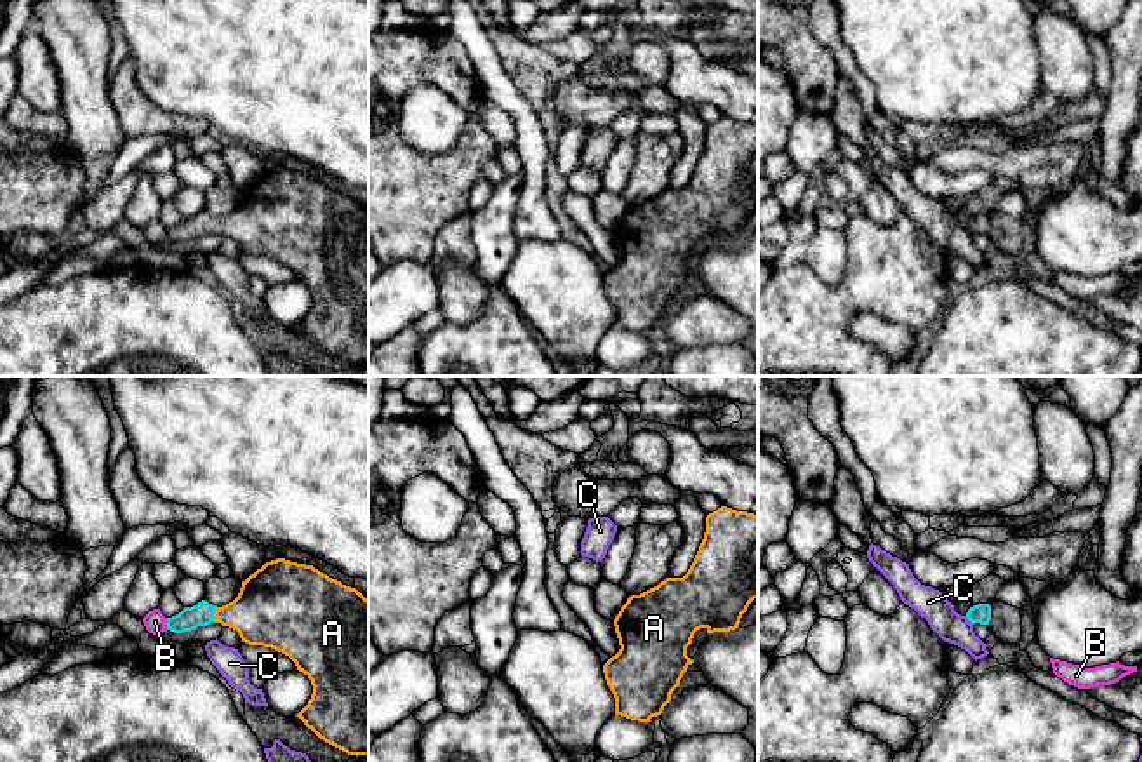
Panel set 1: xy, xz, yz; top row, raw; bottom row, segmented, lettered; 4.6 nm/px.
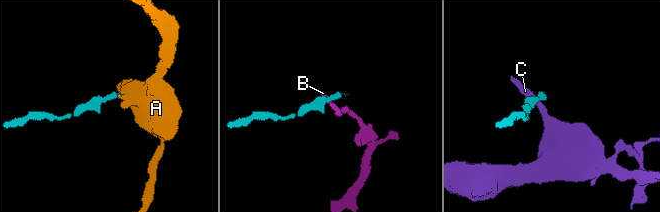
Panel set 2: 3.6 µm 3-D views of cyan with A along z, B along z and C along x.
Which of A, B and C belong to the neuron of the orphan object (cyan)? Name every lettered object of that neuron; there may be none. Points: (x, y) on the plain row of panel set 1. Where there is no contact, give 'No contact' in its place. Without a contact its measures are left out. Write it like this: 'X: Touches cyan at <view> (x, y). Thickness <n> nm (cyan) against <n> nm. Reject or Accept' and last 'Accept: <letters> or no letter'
A: Touches cyan at xy (212, 225). Thickness 110 nm (cyan) against 300 nm. Accept
B: Touches cyan at xy (167, 233). Thickness 110 nm (cyan) against 100 nm. Reject
C: Touches cyan at yz (969, 230). Thickness 90 nm (cyan) against 140 nm. Reject
Accept: A

